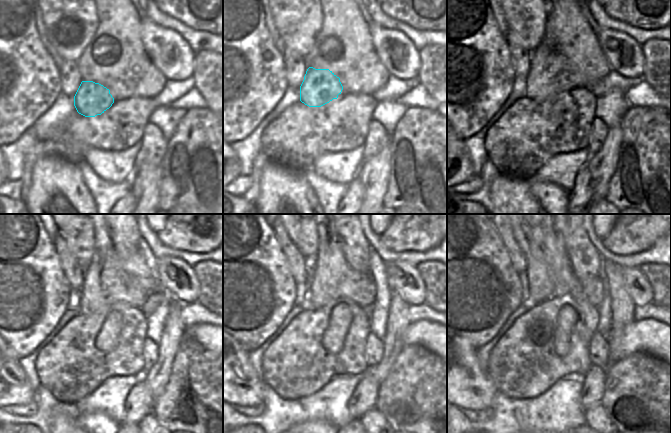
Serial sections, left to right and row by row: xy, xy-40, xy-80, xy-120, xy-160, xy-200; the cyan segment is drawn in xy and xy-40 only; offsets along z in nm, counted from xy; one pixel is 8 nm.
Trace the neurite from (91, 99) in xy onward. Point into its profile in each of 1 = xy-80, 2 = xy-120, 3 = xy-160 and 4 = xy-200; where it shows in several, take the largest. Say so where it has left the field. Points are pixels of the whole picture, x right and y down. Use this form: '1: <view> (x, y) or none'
1: xy-80 (546, 78)
2: xy-120 (105, 282)
3: xy-160 (331, 278)
4: xy-200 (563, 276)

